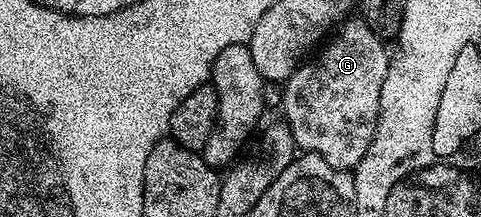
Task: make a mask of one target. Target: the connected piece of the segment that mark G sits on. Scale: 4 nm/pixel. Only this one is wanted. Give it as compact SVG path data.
M346 20L336 30L337 38L324 46L325 50L322 48L316 56L306 60L290 75L289 80L283 85L281 104L283 114L285 113L283 121L291 131L294 146L298 150L327 159L331 167L346 171L356 169L363 155L367 155L367 147L371 147L371 139L375 135L379 119L379 95L383 91L383 79L387 79L391 56L390 50L385 50L386 42L375 31L369 29L365 21L353 20Z

